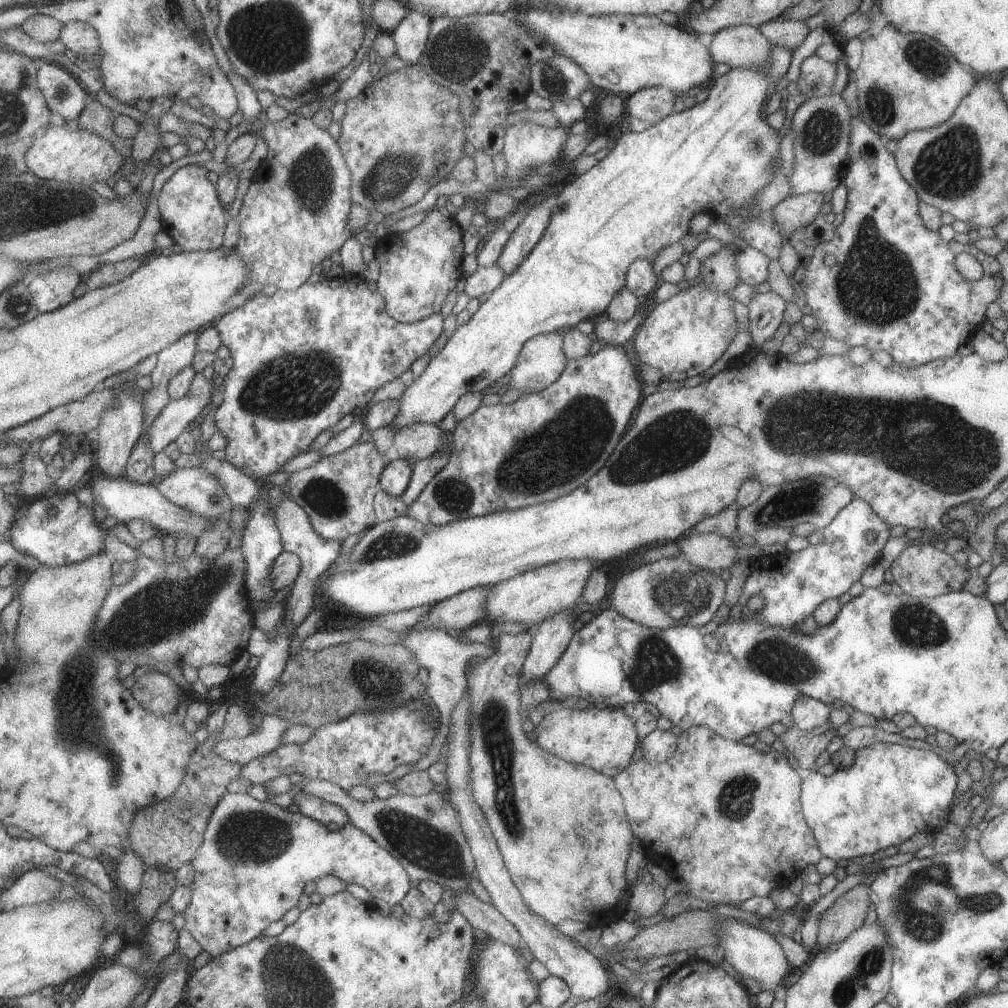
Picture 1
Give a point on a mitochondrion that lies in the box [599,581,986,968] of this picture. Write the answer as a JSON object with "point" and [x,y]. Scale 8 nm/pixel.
{"point":[925,927]}

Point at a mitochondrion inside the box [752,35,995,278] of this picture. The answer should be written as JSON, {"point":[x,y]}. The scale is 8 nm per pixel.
{"point":[948,168]}

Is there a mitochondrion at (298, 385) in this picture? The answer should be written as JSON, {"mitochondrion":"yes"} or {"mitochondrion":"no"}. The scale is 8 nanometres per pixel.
{"mitochondrion":"yes"}

